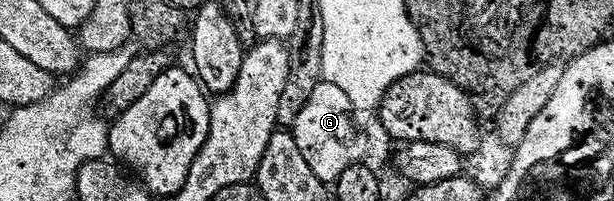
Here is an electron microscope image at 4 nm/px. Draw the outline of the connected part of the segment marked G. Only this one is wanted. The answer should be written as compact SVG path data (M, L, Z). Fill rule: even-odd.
M320 80L312 95L308 95L308 103L300 107L300 115L296 115L292 132L296 139L296 147L300 147L300 155L304 155L308 167L312 167L316 179L333 183L352 163L362 161L366 153L366 137L358 130L354 122L356 110L354 104L336 87L336 83Z

